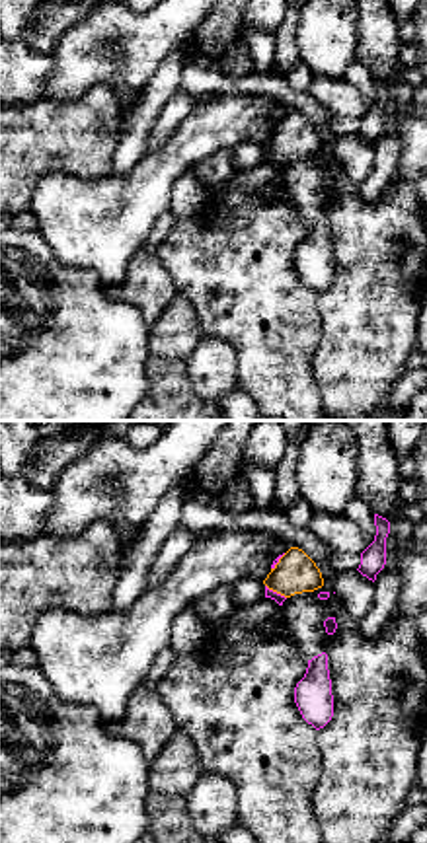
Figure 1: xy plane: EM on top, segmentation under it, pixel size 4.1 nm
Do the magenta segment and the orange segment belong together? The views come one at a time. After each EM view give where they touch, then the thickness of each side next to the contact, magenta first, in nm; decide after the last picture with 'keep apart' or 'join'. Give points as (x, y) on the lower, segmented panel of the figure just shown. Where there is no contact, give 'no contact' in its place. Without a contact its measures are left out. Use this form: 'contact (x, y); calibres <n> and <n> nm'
contact (275, 592); calibres 40 and 170 nm

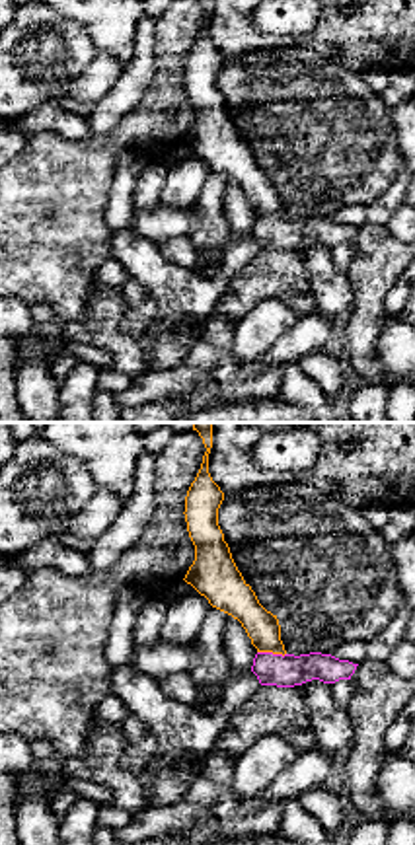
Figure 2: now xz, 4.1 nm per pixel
contact (271, 653); calibres 140 and 140 nm

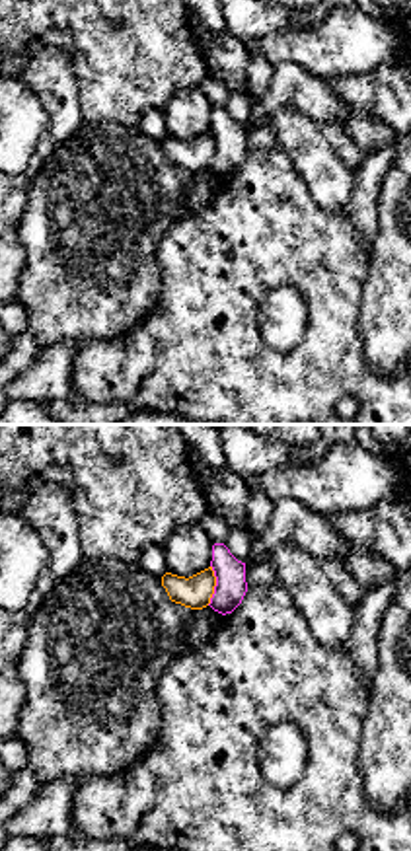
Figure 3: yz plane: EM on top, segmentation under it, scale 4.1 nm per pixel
contact (217, 585); calibres 130 and 140 nm

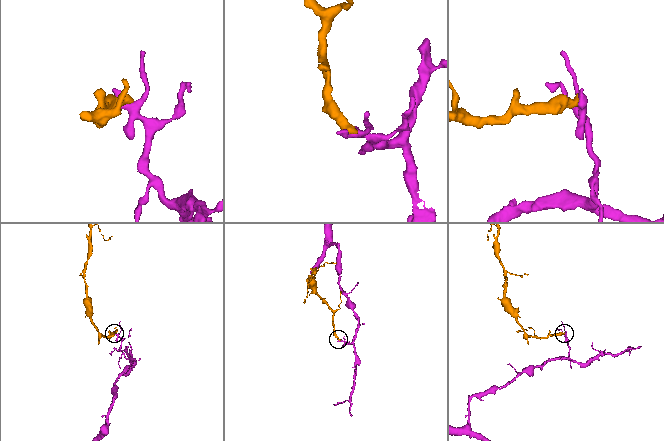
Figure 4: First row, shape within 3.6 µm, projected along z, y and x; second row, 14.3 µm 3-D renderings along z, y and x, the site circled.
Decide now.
keep apart

